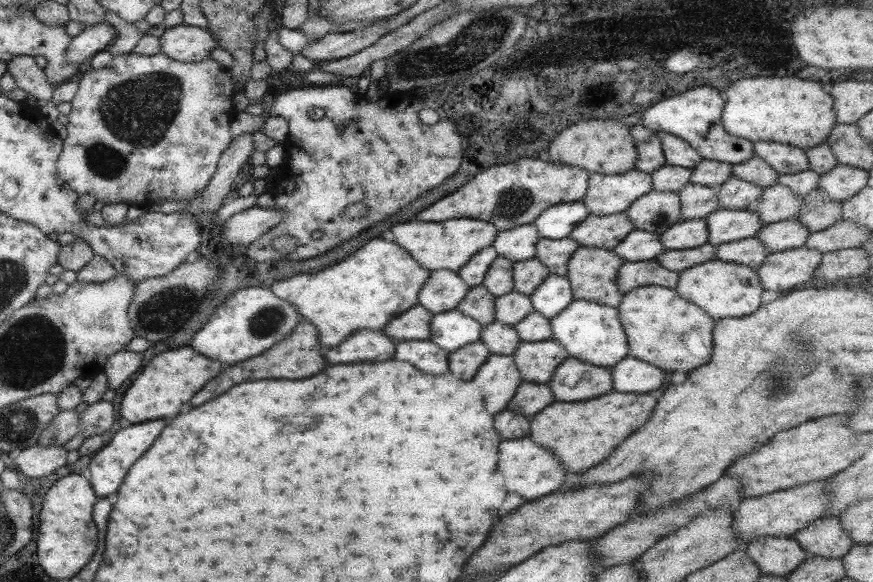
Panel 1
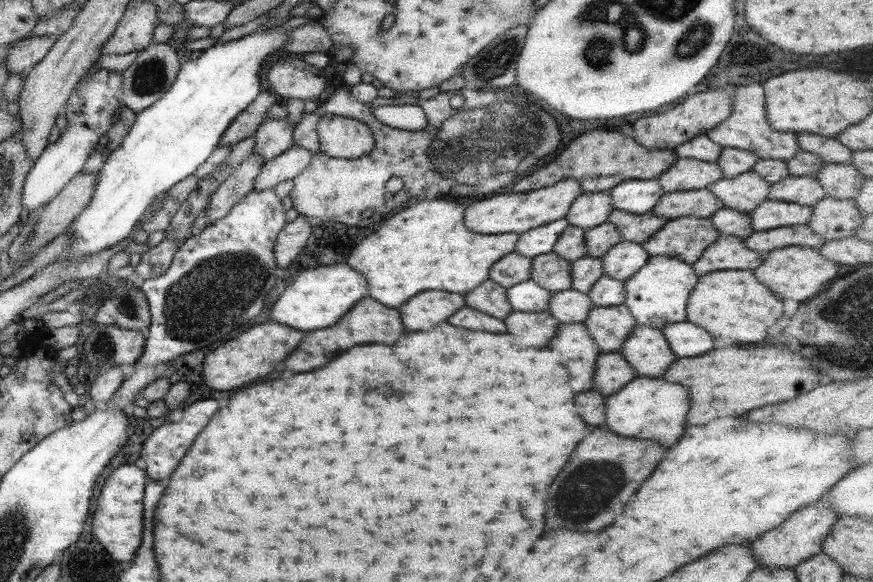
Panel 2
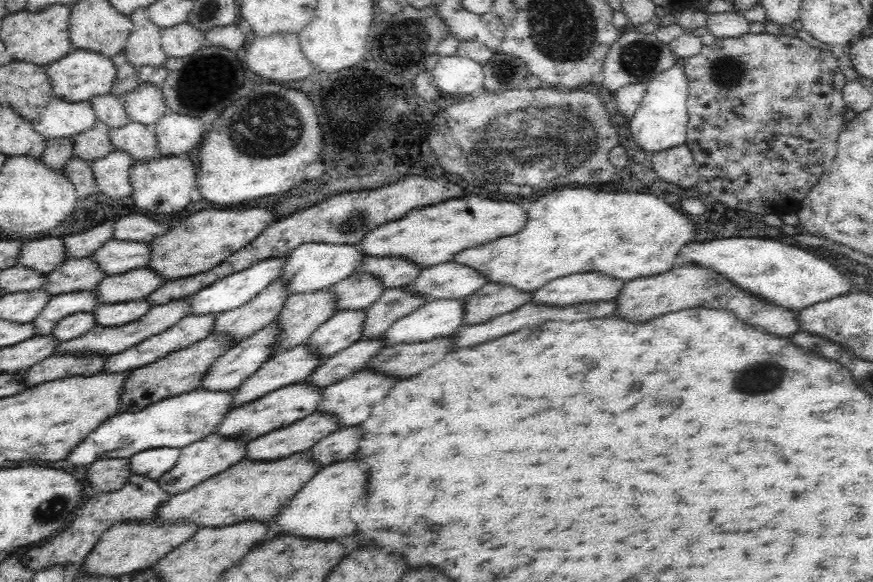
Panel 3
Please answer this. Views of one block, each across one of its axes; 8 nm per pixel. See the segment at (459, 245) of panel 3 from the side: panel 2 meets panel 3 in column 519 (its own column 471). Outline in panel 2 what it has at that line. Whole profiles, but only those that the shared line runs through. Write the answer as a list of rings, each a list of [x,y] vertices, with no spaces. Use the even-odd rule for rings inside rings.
[[[569,177],[545,188],[531,189],[525,193],[499,193],[483,200],[477,200],[463,212],[465,228],[483,234],[521,234],[532,228],[564,218],[571,203],[583,192],[579,183]]]

